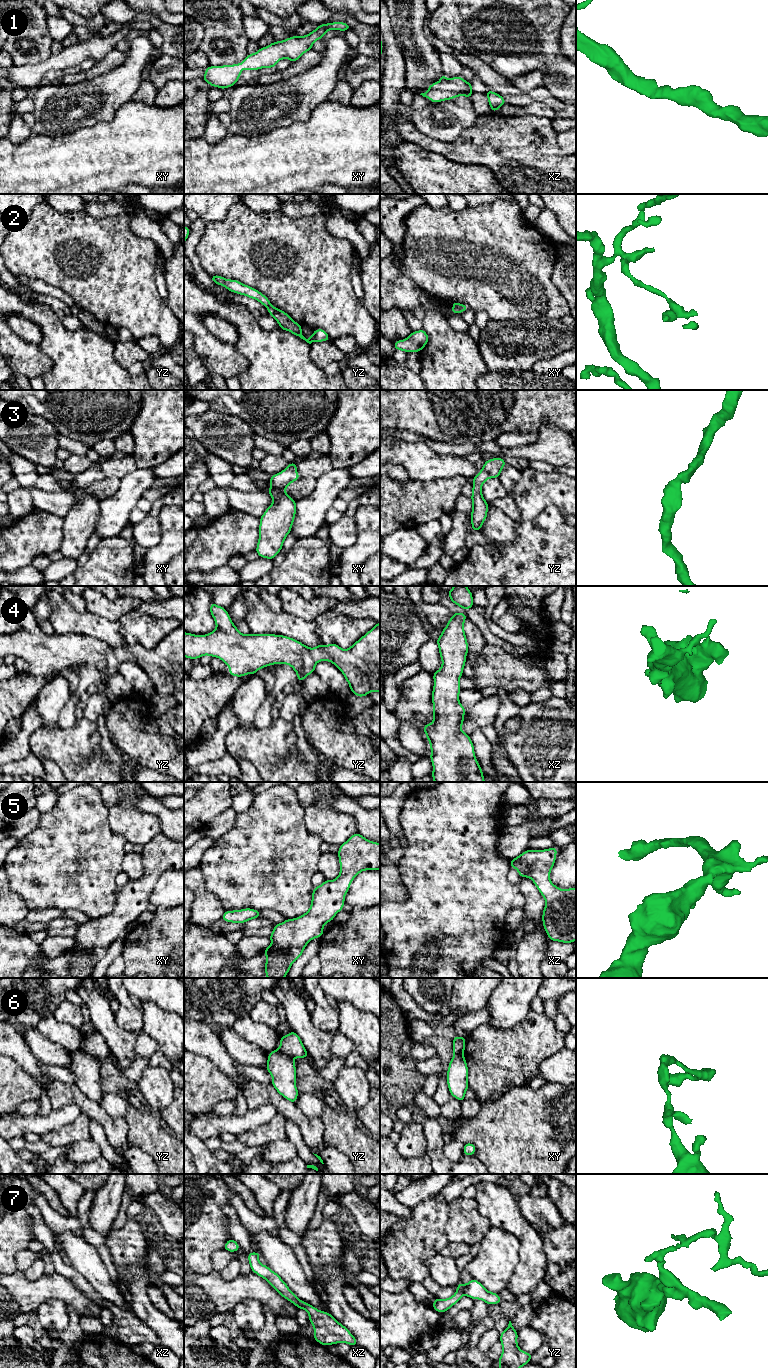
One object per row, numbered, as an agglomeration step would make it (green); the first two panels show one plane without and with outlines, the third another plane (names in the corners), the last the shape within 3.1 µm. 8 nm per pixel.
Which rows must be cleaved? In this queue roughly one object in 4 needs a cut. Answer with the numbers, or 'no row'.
2, 6, 7

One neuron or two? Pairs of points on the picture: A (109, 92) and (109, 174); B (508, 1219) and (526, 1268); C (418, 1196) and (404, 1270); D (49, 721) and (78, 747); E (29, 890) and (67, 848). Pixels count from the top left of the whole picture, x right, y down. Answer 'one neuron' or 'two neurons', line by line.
A: two neurons
B: one neuron
C: two neurons
D: two neurons
E: one neuron

